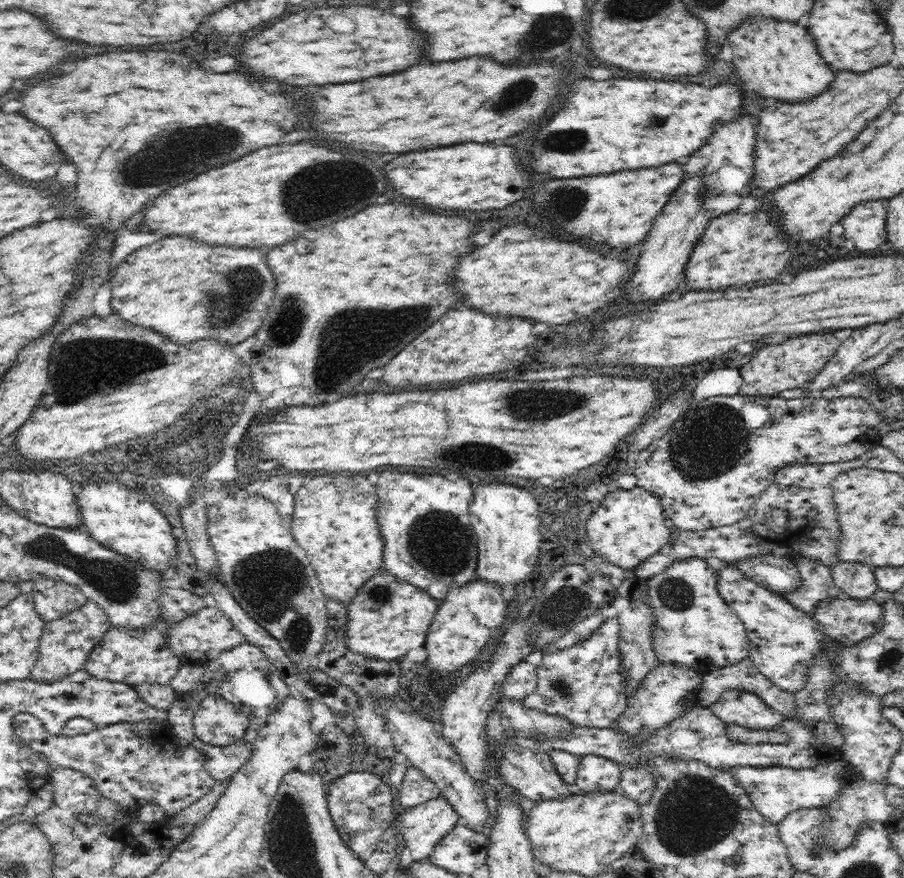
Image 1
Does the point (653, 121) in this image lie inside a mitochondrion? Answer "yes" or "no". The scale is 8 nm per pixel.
yes

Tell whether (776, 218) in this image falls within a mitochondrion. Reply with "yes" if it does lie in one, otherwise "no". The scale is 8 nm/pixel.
no

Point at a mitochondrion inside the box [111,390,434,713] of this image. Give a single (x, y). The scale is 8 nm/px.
(271, 581)

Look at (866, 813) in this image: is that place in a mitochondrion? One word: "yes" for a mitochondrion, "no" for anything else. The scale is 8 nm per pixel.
no

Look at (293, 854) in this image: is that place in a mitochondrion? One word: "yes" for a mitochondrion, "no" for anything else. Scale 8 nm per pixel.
yes

